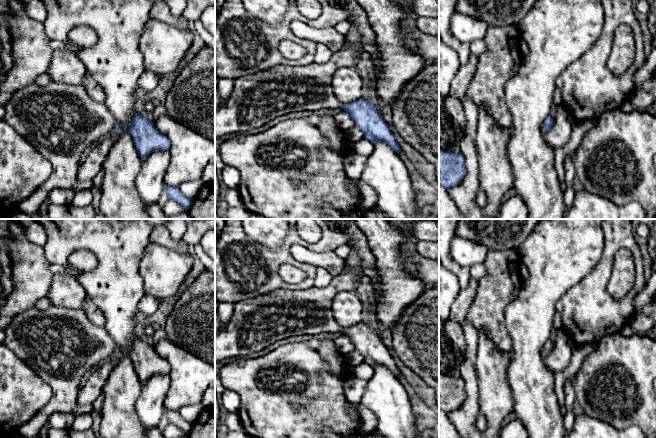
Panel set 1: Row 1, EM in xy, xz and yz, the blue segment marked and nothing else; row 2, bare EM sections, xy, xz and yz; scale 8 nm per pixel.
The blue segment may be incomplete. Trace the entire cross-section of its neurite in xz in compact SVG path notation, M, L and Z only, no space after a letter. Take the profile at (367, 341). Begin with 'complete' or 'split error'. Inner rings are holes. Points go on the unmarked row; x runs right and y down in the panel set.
complete | M361 322L352 327L340 328L340 331L350 338L355 349L364 357L365 363L372 368L376 366L385 367L397 378L400 376L401 372L393 357L372 325Z

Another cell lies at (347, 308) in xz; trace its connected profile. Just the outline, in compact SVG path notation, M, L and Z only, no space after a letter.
M341 291L332 302L332 313L340 328L348 328L362 322L363 304L357 291Z

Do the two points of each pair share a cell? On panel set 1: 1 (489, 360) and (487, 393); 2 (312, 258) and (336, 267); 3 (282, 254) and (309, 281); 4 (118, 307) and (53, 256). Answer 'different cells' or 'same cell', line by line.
1: same cell
2: same cell
3: same cell
4: same cell

